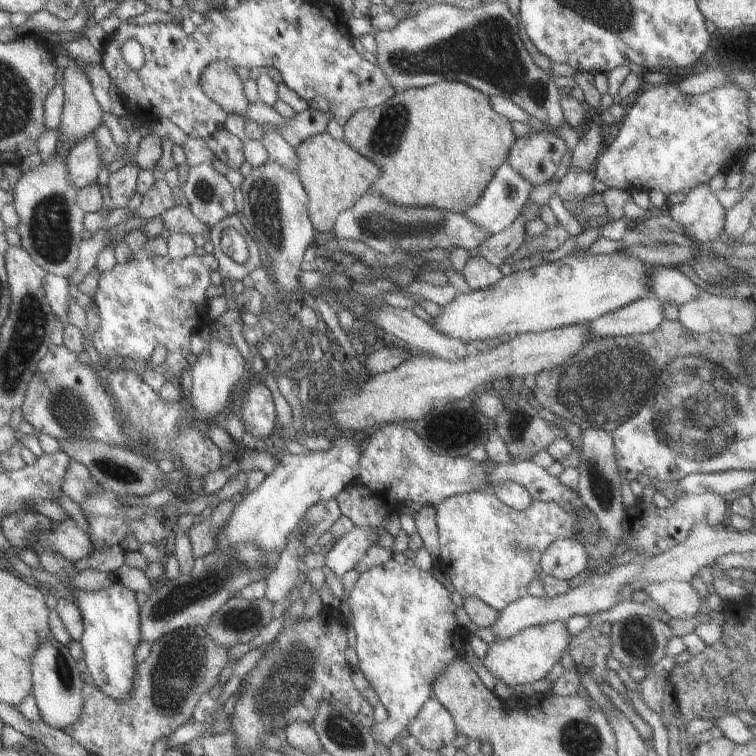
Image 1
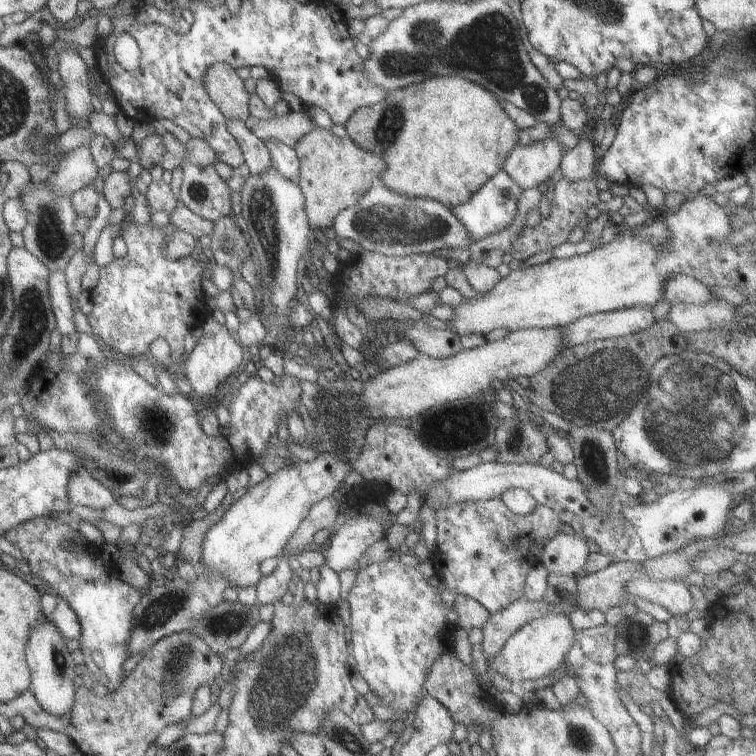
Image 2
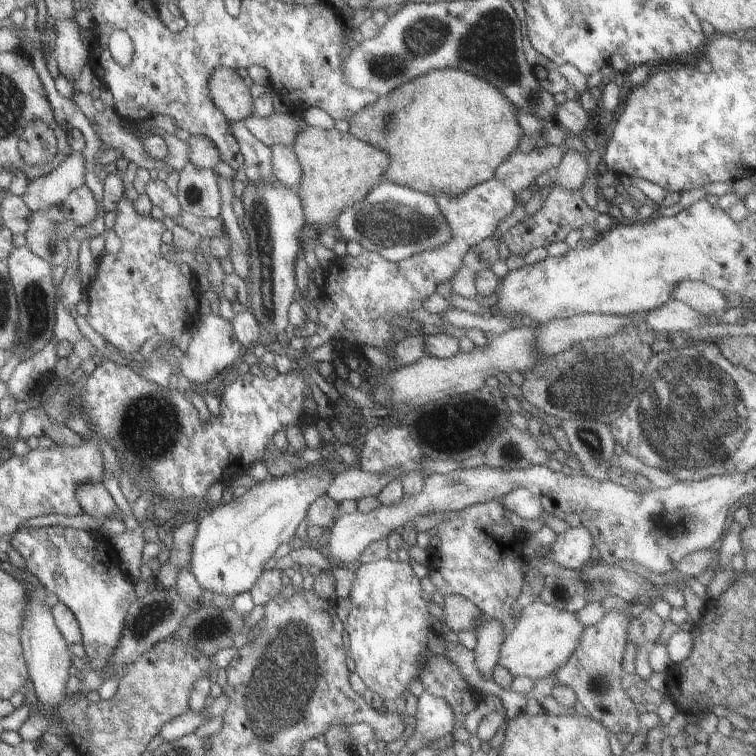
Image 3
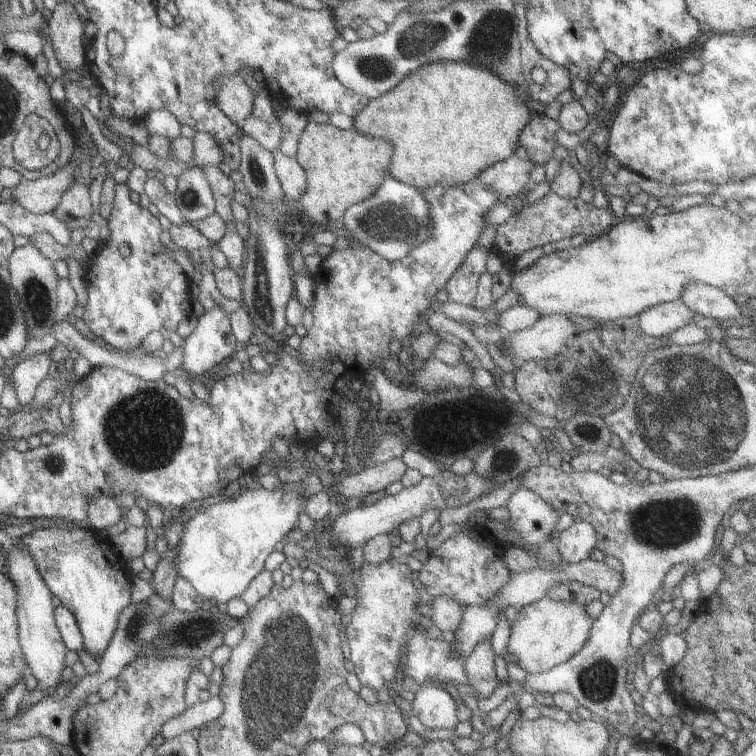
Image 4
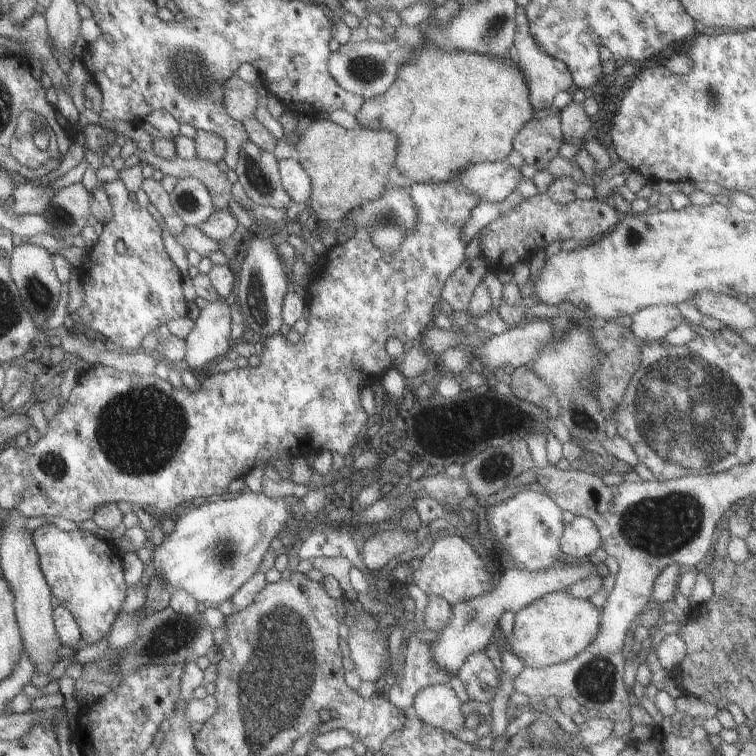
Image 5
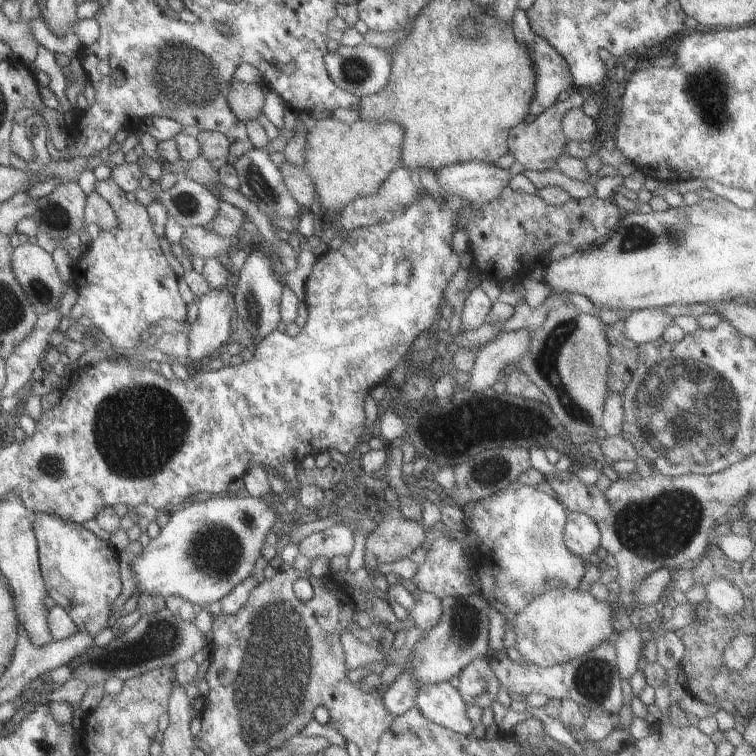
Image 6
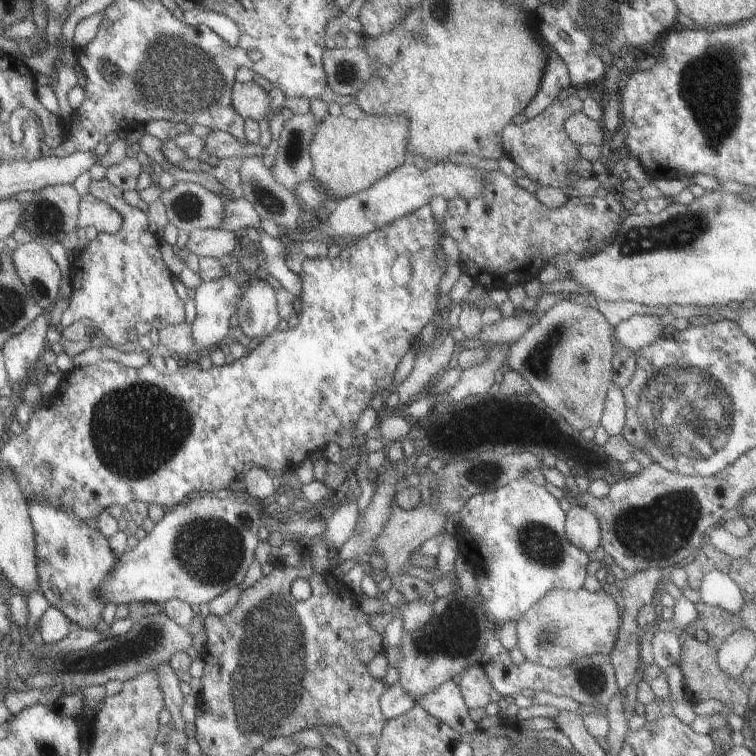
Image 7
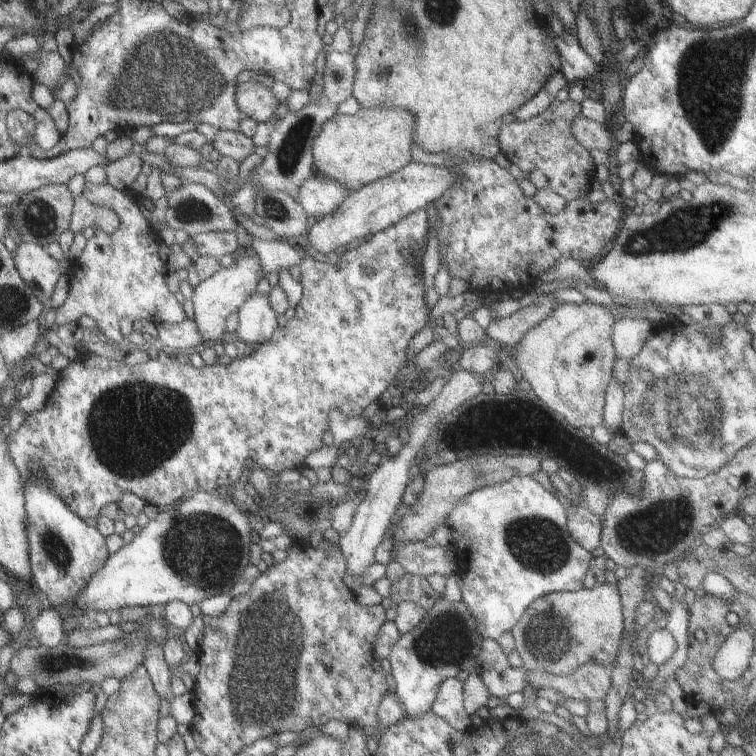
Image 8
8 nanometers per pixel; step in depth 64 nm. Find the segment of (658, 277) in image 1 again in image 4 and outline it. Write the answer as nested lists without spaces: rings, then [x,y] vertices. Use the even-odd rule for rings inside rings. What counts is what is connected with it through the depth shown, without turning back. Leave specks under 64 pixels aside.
[[[689,284],[682,290],[680,300],[696,314],[720,320],[728,320],[733,324],[750,323],[749,318],[741,314],[741,305],[736,304],[723,290],[710,285]]]

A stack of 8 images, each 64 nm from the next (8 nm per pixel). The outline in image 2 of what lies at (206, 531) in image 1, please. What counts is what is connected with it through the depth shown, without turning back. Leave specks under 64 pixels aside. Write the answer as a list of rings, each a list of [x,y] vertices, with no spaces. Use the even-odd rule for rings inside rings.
[[[227,492],[222,502],[218,505],[216,510],[206,514],[204,518],[194,519],[187,526],[185,526],[184,534],[180,542],[179,551],[174,554],[176,559],[186,559],[189,563],[195,565],[201,560],[202,541],[206,531],[216,524],[223,516],[232,503],[234,498],[230,492]]]

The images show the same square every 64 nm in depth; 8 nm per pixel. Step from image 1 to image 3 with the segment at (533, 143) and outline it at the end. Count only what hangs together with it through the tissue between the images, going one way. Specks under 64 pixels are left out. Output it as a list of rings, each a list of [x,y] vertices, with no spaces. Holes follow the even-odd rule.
[[[549,144],[536,147],[530,152],[522,152],[517,148],[497,166],[493,177],[517,193],[524,189],[535,188],[536,178],[550,169],[555,170],[566,149],[566,146]]]

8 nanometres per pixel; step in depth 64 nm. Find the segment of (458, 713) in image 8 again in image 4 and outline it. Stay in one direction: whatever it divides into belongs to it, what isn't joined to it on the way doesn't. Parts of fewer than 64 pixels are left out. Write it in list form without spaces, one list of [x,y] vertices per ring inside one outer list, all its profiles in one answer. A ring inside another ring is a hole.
[[[424,685],[415,694],[413,701],[405,709],[416,715],[426,728],[449,728],[454,730],[459,723],[456,716],[456,701],[447,690],[432,685]]]

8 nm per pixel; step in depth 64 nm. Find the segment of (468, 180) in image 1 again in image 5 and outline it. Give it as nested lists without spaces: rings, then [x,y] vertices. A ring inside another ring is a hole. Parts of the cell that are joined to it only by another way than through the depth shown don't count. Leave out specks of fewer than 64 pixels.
[[[427,42],[426,45],[423,45],[413,53],[410,61],[407,61],[400,67],[394,84],[384,94],[379,94],[374,98],[365,100],[358,114],[355,114],[355,117],[360,126],[374,130],[390,131],[397,136],[397,151],[392,172],[400,174],[403,180],[406,180],[411,185],[414,183],[448,182],[455,176],[455,173],[458,173],[461,169],[465,169],[471,164],[505,161],[513,150],[514,137],[525,124],[528,124],[533,119],[534,110],[529,101],[527,80],[521,73],[516,61],[484,53],[466,51],[450,51],[449,53],[445,53],[437,47],[432,47]]]

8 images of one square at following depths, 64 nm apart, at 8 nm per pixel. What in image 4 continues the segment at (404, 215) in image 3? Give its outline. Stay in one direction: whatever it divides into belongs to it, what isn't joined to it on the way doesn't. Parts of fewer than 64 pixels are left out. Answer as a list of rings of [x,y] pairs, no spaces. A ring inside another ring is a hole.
[[[390,176],[384,179],[373,195],[368,195],[359,203],[349,206],[341,218],[344,222],[342,233],[389,261],[403,259],[416,245],[426,242],[431,237],[430,205],[422,193],[416,187],[397,181]]]

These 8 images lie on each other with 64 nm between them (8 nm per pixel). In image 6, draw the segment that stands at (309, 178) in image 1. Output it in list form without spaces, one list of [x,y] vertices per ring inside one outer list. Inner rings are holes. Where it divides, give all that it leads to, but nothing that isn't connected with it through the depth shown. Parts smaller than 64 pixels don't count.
[[[329,116],[312,122],[305,141],[303,152],[305,171],[314,183],[315,196],[320,202],[322,216],[324,216],[324,211],[338,214],[356,197],[375,195],[388,175],[402,164],[403,128],[396,123],[387,123],[386,121],[377,123],[359,118],[354,124],[349,125]]]

